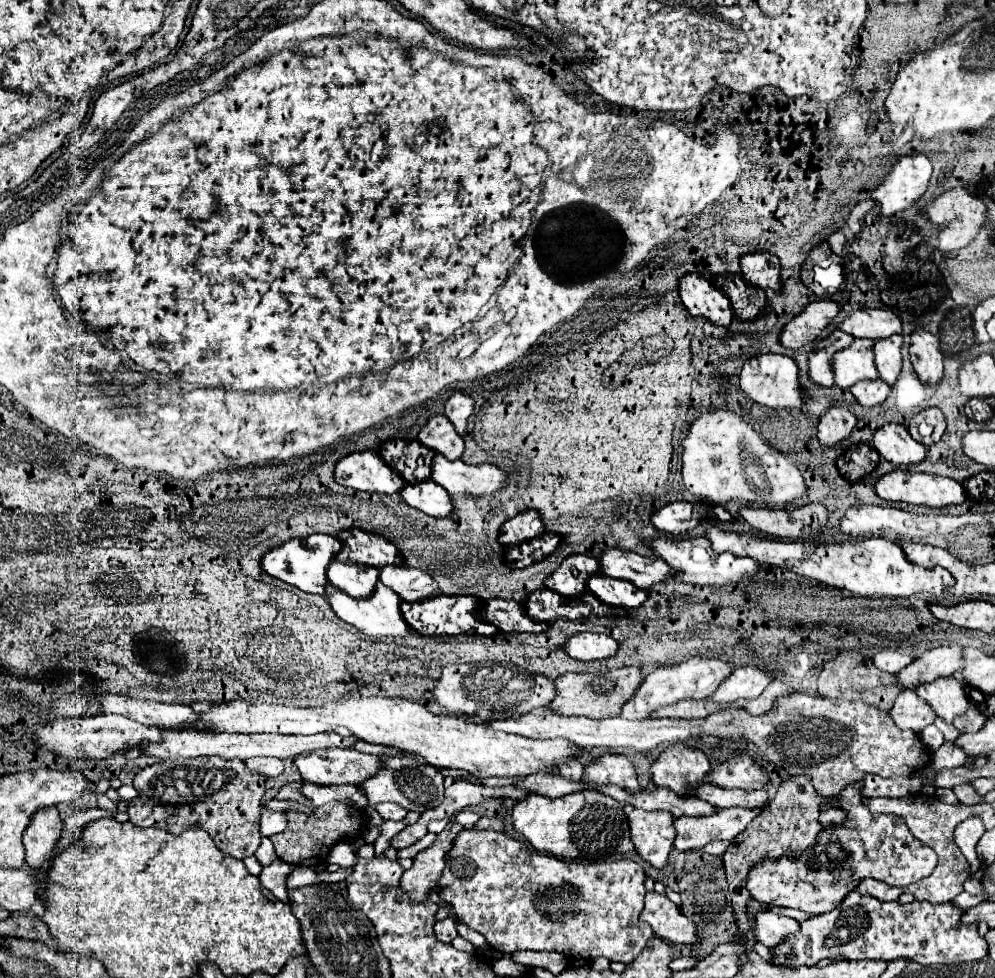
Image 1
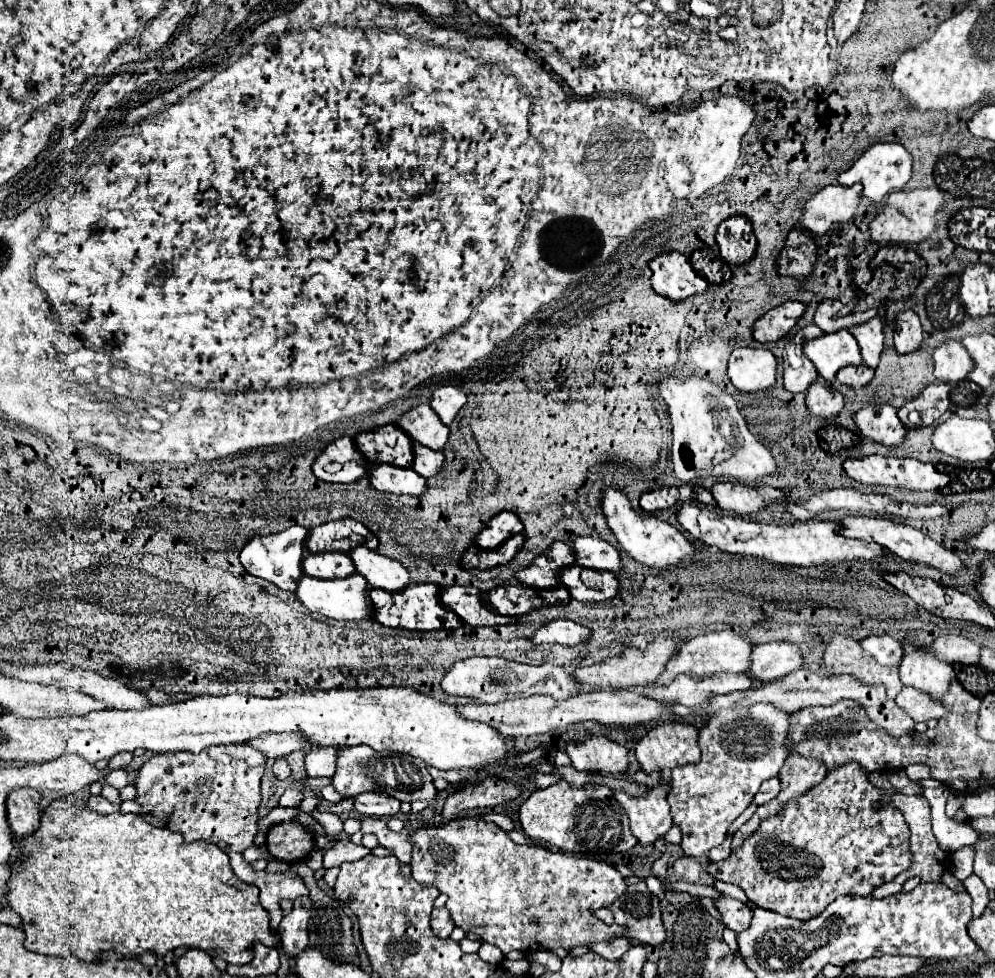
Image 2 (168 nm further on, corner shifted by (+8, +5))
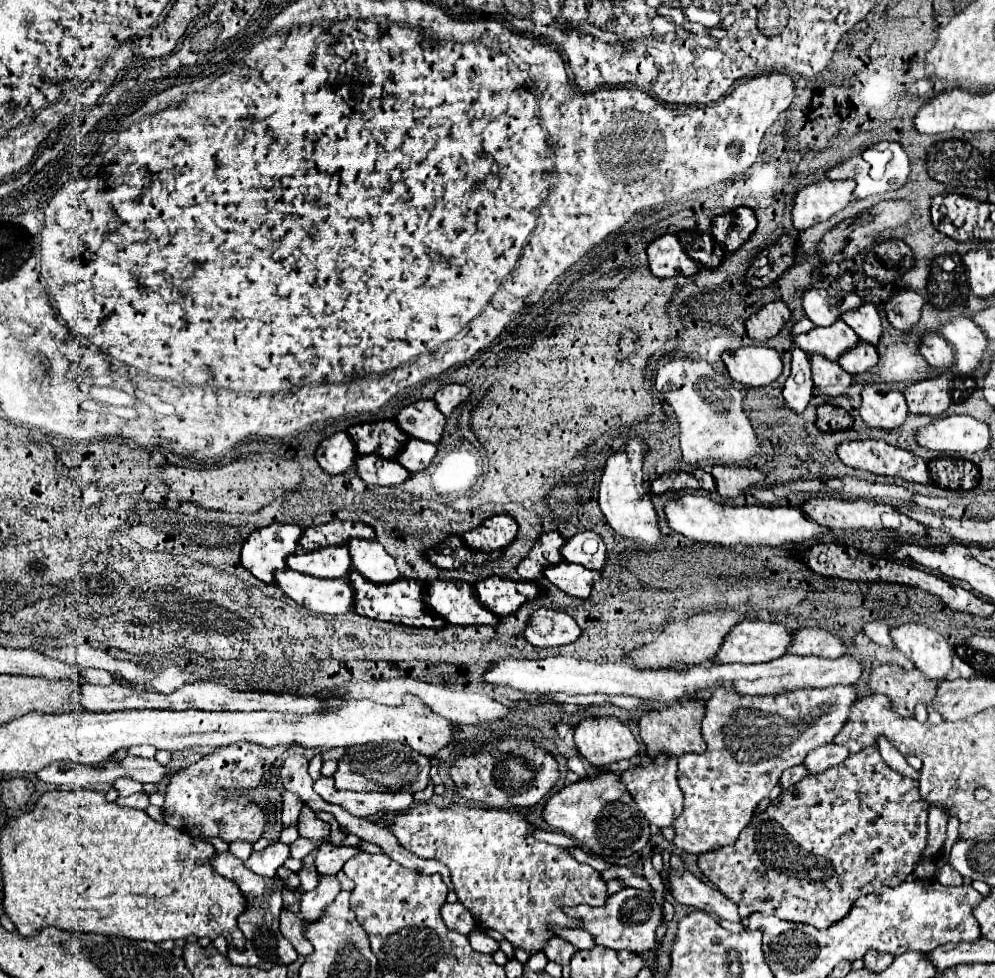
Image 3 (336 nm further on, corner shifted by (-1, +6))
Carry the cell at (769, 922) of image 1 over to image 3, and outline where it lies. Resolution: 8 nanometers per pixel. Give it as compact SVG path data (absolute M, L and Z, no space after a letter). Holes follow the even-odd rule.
M670 868L668 870L668 886L670 886L670 894L674 896L674 900L678 904L716 914L722 920L740 922L736 904L732 900L728 900L726 896L722 896L712 886L704 884L692 872Z

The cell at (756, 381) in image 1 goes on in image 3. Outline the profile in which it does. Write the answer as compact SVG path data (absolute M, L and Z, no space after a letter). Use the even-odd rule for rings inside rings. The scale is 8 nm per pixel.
M744 346L734 352L724 352L722 360L726 364L730 378L744 386L766 386L772 384L782 374L780 354L774 348L766 348L766 346Z

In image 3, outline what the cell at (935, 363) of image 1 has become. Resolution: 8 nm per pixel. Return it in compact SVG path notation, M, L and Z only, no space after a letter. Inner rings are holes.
M900 290L898 294L894 294L884 304L884 310L886 310L888 322L894 328L910 330L912 326L916 326L922 306L924 306L924 300L922 300L922 296L918 292L914 292L914 290Z

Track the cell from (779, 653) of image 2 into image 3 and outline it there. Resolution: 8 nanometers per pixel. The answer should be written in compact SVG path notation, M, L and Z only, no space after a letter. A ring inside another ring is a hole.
M802 628L796 632L788 654L798 656L822 656L822 658L838 658L846 654L846 644L842 638L830 634L822 628Z

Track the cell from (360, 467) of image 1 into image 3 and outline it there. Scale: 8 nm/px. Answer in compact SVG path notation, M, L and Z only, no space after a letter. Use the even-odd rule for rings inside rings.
M336 432L316 448L316 460L328 474L342 474L356 460L356 448L346 432Z

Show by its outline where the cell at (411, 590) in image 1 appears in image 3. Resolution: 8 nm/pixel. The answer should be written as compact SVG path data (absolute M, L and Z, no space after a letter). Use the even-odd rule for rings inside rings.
M352 538L352 542L348 542L348 552L354 570L358 570L366 580L388 584L400 578L394 558L380 546L380 542Z

